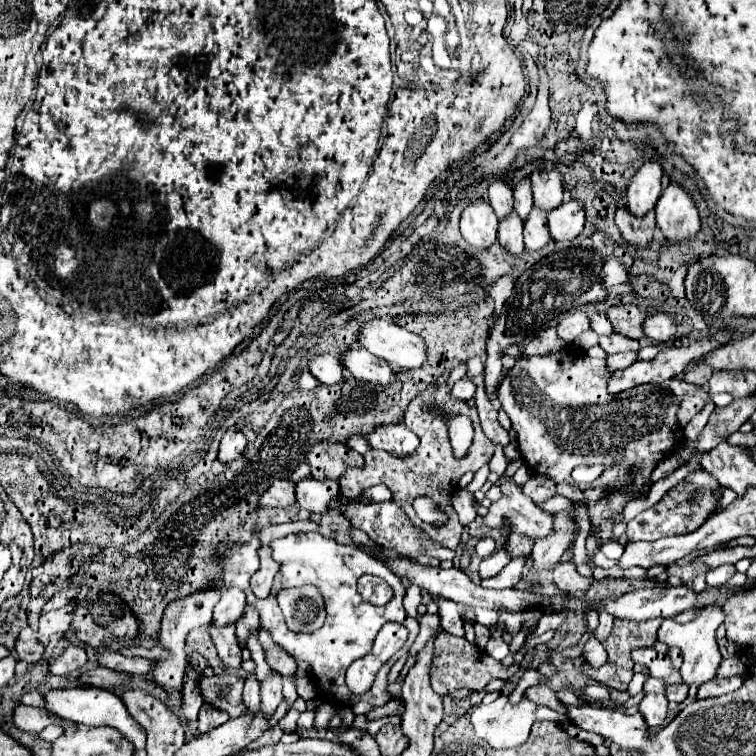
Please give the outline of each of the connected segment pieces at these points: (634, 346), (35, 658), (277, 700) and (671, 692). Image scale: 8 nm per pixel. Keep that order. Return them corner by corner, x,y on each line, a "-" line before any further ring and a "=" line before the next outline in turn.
612,333
610,337
600,337
600,347
602,347
608,355
624,353
624,351
634,351
634,353
640,351
640,343
638,343
638,341
628,339
628,337
624,337
624,335
616,335
616,333
=
36,639
32,641
16,641
16,653
20,661
26,661
28,665
36,665
44,657
44,645
=
272,677
260,683
260,695
262,695
262,705
260,705
260,713
264,717
272,717
278,709
278,705
284,701
282,697
282,679
280,677
=
678,683
678,685
668,685
668,691
666,691
666,697
668,701
676,703
682,703
688,696
688,687
684,683

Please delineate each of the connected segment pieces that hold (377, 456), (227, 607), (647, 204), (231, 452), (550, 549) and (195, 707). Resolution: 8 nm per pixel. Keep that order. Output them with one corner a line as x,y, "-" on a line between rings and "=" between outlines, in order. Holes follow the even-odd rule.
430,385
424,393
420,393
416,399
412,399
412,403
406,409
404,423
410,427
410,431
418,433
418,437
420,437
420,447
416,449
416,453
412,453
408,457
392,457
390,453
384,453
384,451
370,451
364,457
364,461
366,461
364,469
348,469
344,473
344,477
340,477
340,481
338,481
340,491
342,491
342,495
360,495
366,487
372,487
372,485
378,485
378,483
386,485
392,491
394,501
404,509
404,513
414,521
416,527
420,527
424,533
428,533
430,539
437,541
448,549
452,549
452,551
456,551
456,547
460,545
462,525
458,523
456,511
450,505
450,495
454,493
454,489
458,487
458,479
466,471
476,473
476,469
480,469
482,465
486,465
492,459
494,445
482,433
476,409
470,407
466,401
460,401
460,399
448,395
448,387
446,385
444,387
-
456,415
470,417
472,419
472,427
474,427
472,447
460,459
454,455
452,443
450,443
450,435
448,435
448,425
446,425
446,417
456,417
-
416,497
430,497
430,499
434,499
436,507
442,509
448,515
448,521
444,525
424,523
416,515
416,511
412,507
412,501
=
222,589
222,599
214,607
212,625
216,629
224,629
228,625
236,625
238,619
244,615
246,597
240,593
240,589
=
644,163
642,169
634,175
628,187
628,211
642,219
648,211
656,207
656,201
662,193
662,167
658,163
=
230,429
222,441
220,441
220,451
218,451
218,461
220,463
232,463
232,459
236,461
246,449
246,439
244,435
240,435
236,429
=
560,513
556,515
556,533
552,537
540,539
534,543
532,553
530,553
530,561
532,561
532,571
546,571
550,567
554,567
562,553
572,545
576,537
576,529
572,523
572,515
=
190,671
188,673
188,681
184,683
184,691
182,691
182,703
178,709
178,715
182,717
184,723
192,723
198,719
198,711
202,707
204,701
200,701
200,693
196,693
196,685
192,685
192,681
196,681
196,677
200,677
198,671

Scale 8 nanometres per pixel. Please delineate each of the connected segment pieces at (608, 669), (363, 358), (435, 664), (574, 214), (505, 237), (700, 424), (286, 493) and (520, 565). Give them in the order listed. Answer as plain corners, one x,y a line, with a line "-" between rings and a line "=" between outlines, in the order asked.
616,619
612,635
602,643
608,651
608,661
600,669
592,669
586,665
584,669
602,685
626,691
628,683
634,675
630,651
634,647
652,647
656,641
656,631
662,619
648,619
648,621
628,621
=
352,343
352,347
342,355
342,363
356,379
366,381
366,383
388,387
398,377
398,373
394,371
392,365
388,365
384,359
368,353
358,343
=
438,631
436,639
434,639
434,657
432,657
432,665
430,665
430,683
432,689
438,695
448,695
454,693
458,689
470,689
470,691
482,691
486,687
486,683
494,681
494,679
504,679
508,681
514,673
516,673
518,665
512,665
510,669
502,669
500,661
492,659
486,651
478,649
474,643
470,643
464,637
454,637
448,631
=
572,199
562,203
558,209
548,213
548,227
554,241
570,243
584,229
584,209
582,203
=
512,213
512,217
500,221
498,243
510,255
520,255
524,251
524,243
522,243
522,221
520,221
520,217
516,217
516,213
=
706,403
704,409
702,409
702,413
698,413
696,417
692,417
692,421
689,422
689,439
696,440
698,438
702,429
706,427
706,423
708,423
708,417
710,417
712,409
714,409
714,405
=
276,479
272,487
260,497
260,505
270,505
270,507
280,507
280,509
292,509
298,507
296,501
296,483
294,481
282,481
=
518,557
518,559
510,561
498,575
494,575
490,579
484,579
482,587
486,587
486,589
514,587
522,579
522,575
524,575
524,563
526,563
526,557

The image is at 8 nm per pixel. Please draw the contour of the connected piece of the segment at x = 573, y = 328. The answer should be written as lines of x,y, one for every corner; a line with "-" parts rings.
572,311
572,313
566,313
558,325
558,335
562,341
566,343
572,343
580,333
588,331
590,329
590,319
586,317
586,313
582,311

